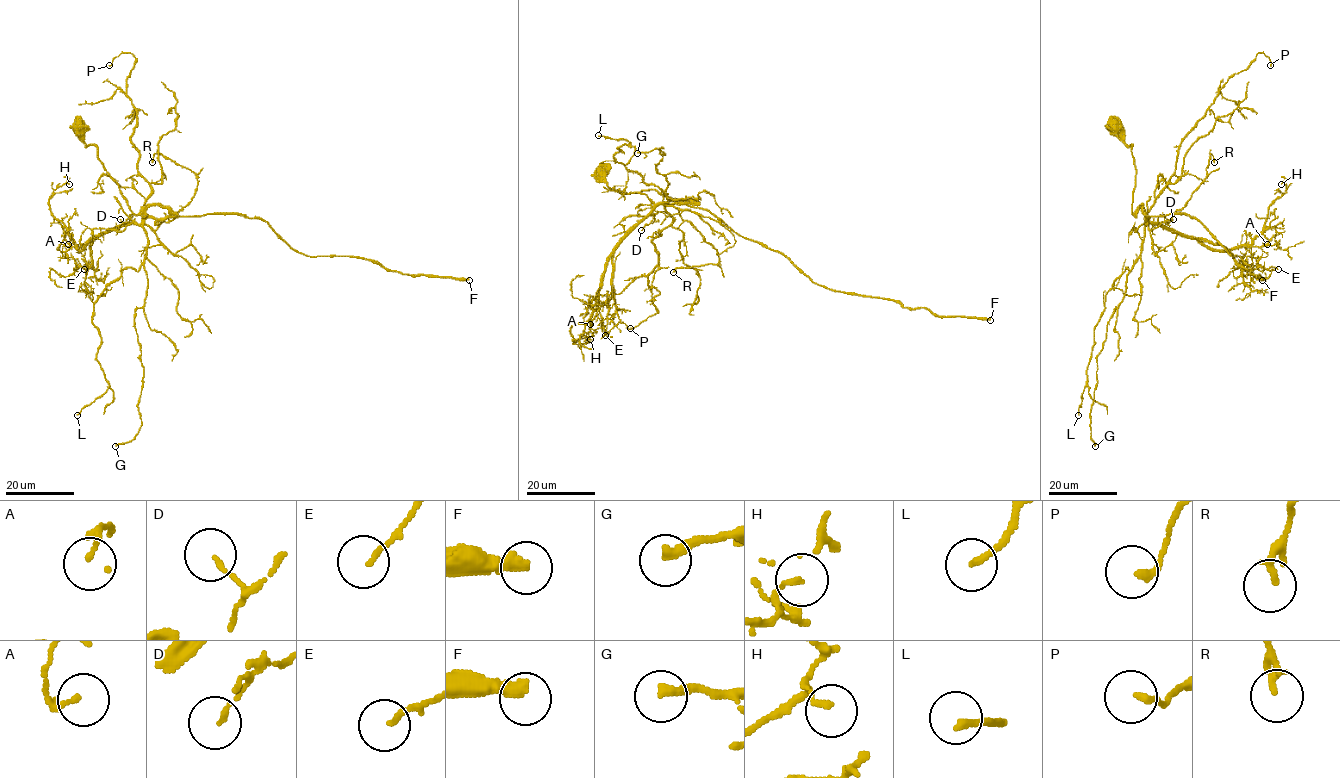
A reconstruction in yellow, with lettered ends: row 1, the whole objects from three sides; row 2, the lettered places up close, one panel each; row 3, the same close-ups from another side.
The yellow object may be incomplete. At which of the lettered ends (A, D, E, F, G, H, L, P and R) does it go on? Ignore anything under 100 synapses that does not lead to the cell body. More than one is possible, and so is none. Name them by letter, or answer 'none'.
F

